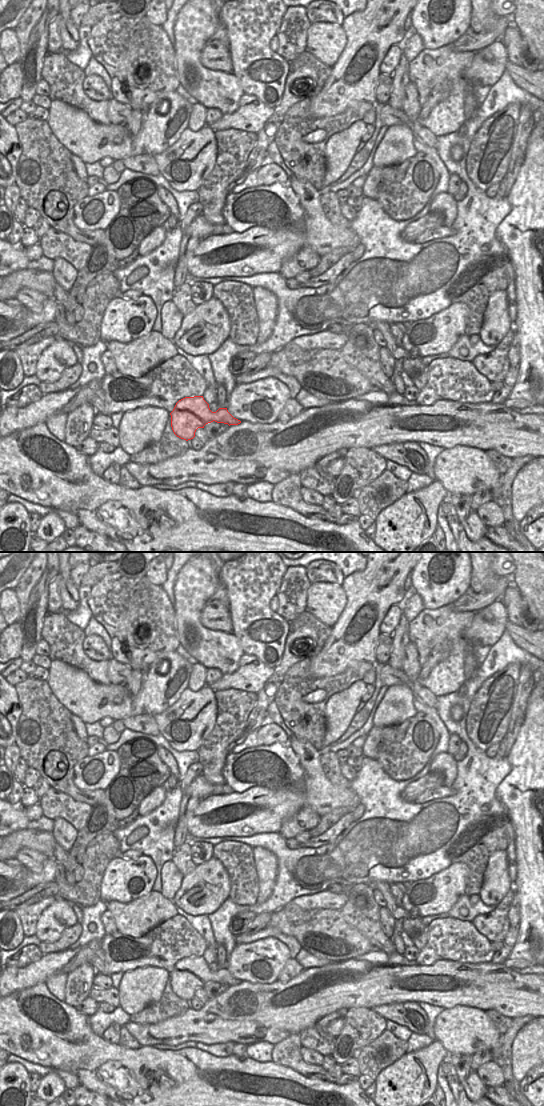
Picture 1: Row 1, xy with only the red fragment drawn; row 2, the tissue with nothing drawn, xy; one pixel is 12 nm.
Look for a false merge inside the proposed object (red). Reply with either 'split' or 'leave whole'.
leave whole

